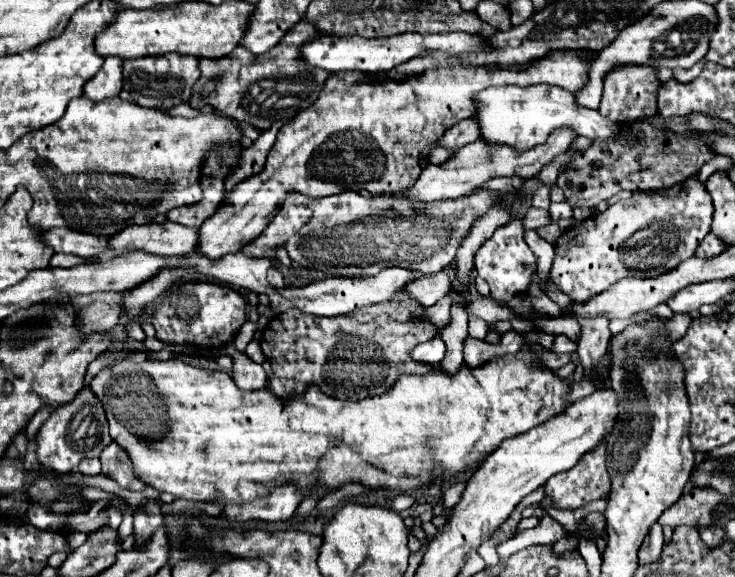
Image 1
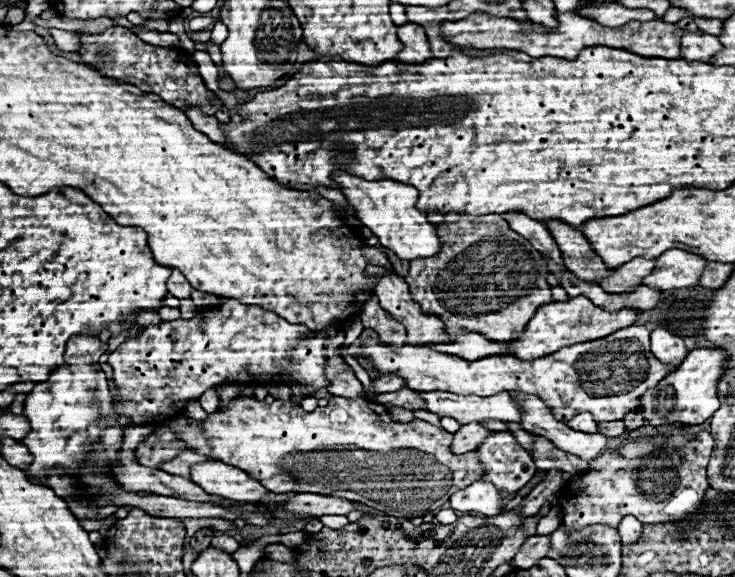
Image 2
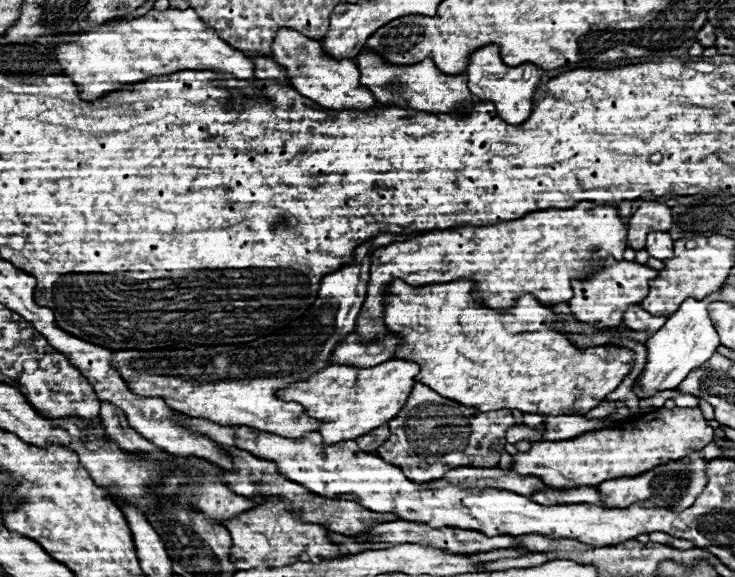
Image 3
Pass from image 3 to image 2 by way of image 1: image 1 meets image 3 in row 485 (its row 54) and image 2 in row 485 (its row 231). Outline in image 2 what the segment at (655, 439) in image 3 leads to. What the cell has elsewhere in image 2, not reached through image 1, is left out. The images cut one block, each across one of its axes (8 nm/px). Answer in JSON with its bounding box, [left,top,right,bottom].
[192,462,270,502]

